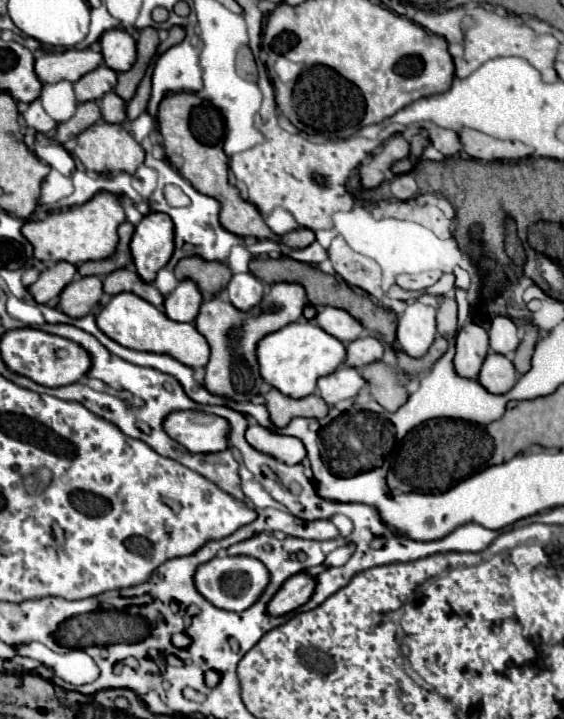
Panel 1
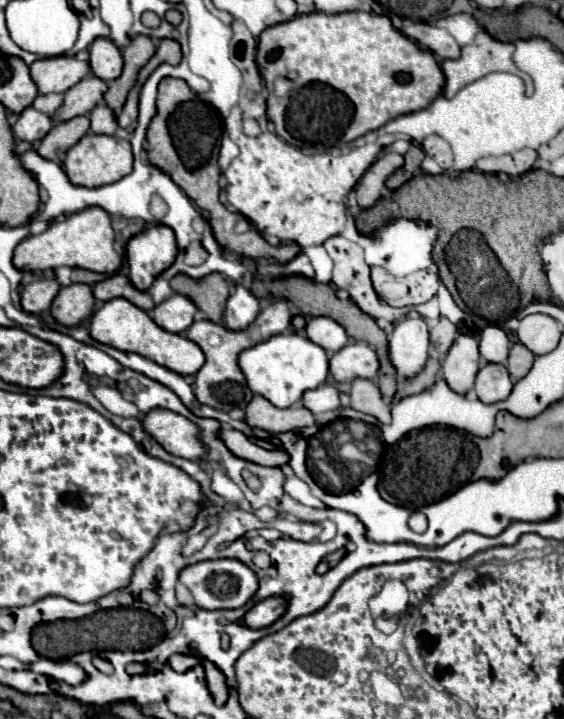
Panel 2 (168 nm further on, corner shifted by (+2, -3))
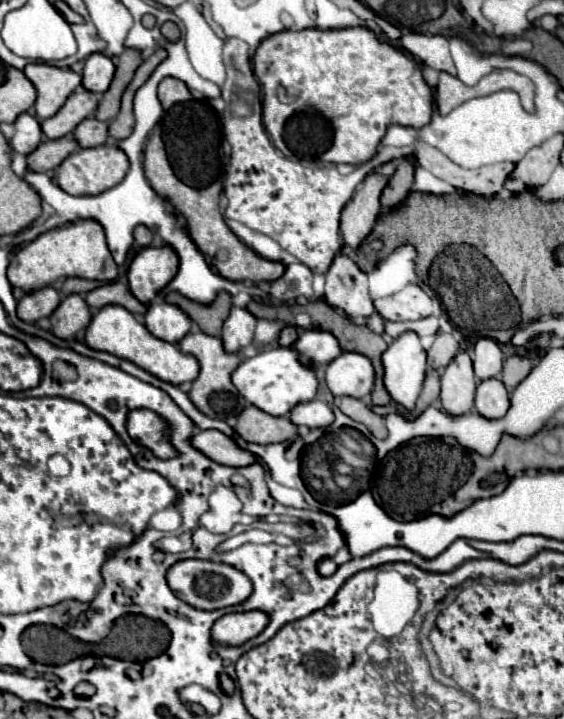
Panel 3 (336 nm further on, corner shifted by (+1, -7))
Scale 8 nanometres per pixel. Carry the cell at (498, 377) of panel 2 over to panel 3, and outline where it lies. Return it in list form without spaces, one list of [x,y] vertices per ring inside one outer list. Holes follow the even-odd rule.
[[[498,378],[482,380],[476,390],[476,412],[486,418],[502,418],[510,408],[508,390]]]

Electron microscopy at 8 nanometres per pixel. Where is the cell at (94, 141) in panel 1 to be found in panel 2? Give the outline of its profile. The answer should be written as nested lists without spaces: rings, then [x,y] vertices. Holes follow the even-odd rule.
[[[87,132],[65,156],[63,170],[75,186],[87,186],[87,188],[99,188],[105,184],[113,184],[127,176],[133,170],[133,154],[131,144],[127,140],[119,140],[115,136],[93,136],[93,132]]]

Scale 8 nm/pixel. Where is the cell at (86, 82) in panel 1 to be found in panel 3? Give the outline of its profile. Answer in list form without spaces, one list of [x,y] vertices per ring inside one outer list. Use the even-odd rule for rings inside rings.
[[[76,88],[66,104],[50,118],[42,120],[42,132],[46,138],[62,138],[74,132],[74,128],[88,116],[92,116],[98,108],[98,96],[94,92],[86,92],[86,88]]]

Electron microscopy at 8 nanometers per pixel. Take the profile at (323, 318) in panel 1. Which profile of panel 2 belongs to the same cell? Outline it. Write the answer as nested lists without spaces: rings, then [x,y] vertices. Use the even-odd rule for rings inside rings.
[[[323,316],[307,320],[305,336],[313,340],[317,346],[325,348],[327,352],[337,352],[349,342],[345,328],[341,328],[341,324],[337,324],[335,320],[323,318]]]

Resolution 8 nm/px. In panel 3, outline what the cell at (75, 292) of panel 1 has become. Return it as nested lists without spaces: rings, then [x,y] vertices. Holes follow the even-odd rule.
[[[80,294],[66,296],[50,316],[52,332],[62,340],[74,338],[80,330],[84,330],[90,324],[90,320],[92,312]]]

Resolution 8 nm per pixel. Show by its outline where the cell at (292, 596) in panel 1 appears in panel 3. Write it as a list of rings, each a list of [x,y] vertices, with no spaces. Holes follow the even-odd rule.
[[[236,612],[236,614],[226,614],[216,624],[212,626],[212,638],[218,644],[228,644],[228,646],[238,646],[244,644],[246,640],[258,636],[270,618],[266,612]]]

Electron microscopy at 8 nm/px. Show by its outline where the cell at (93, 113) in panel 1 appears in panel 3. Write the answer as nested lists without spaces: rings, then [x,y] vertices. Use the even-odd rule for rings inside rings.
[[[74,136],[46,140],[32,154],[28,154],[28,168],[34,172],[52,172],[76,148],[78,148],[78,142],[74,140]]]

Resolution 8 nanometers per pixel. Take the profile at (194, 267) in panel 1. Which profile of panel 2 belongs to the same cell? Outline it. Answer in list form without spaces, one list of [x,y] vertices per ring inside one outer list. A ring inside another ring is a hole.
[[[179,274],[169,284],[177,294],[187,296],[199,310],[203,310],[207,314],[207,320],[215,324],[223,322],[225,302],[229,298],[229,284],[221,274],[209,274],[203,280],[193,280]]]

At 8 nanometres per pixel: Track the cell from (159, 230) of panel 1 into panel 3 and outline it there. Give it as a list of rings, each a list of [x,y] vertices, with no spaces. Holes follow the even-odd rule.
[[[148,246],[142,248],[130,262],[128,286],[142,304],[150,304],[150,300],[176,276],[176,272],[178,254],[172,246]]]

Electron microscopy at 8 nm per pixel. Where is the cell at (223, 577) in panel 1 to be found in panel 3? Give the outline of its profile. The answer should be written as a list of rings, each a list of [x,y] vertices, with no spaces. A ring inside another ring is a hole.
[[[182,560],[176,562],[168,570],[168,586],[172,592],[184,600],[186,604],[198,608],[198,610],[220,610],[228,606],[242,604],[244,600],[250,598],[252,594],[252,582],[246,574],[242,574],[238,568],[230,564],[220,564],[220,562],[208,562],[208,560]]]

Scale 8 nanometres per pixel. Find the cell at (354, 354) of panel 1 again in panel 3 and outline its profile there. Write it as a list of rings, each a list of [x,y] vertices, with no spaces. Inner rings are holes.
[[[342,352],[328,364],[326,384],[334,396],[364,398],[374,388],[374,366],[358,352]]]

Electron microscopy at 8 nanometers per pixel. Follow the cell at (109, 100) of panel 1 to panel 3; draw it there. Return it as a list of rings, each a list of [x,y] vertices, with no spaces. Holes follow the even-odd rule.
[[[90,116],[78,124],[78,128],[74,130],[74,138],[82,148],[102,146],[108,140],[108,122]]]

